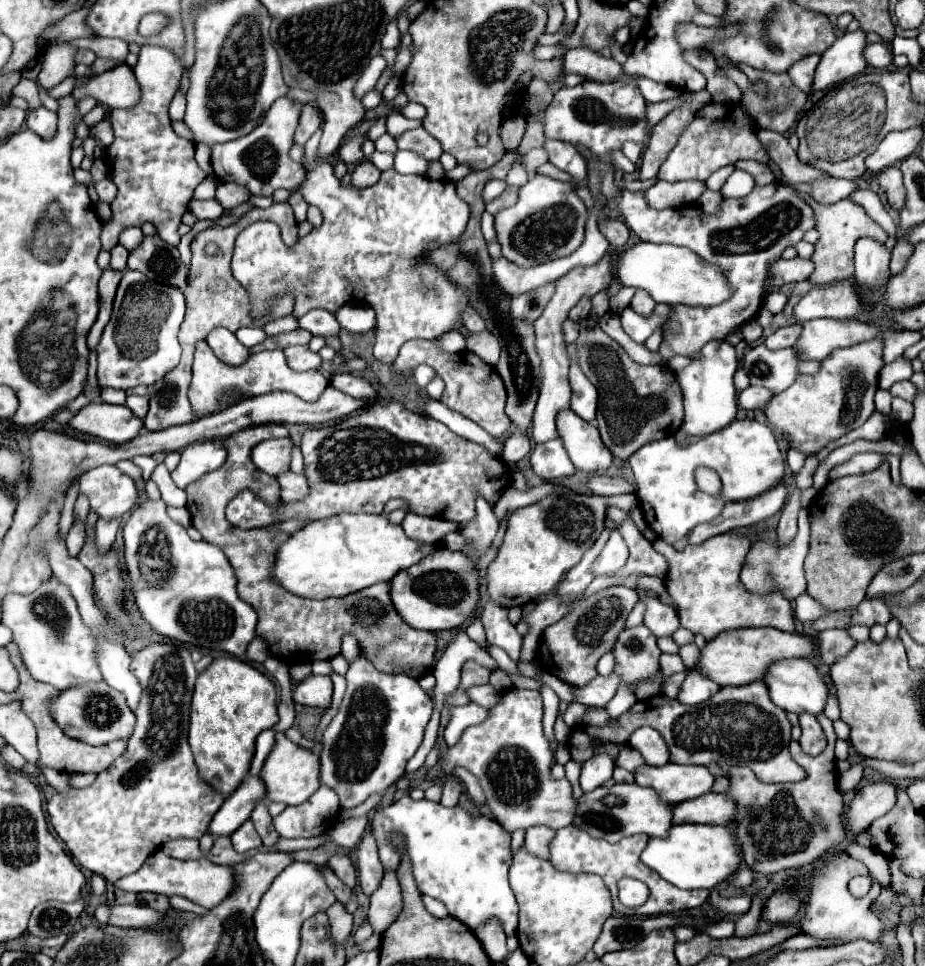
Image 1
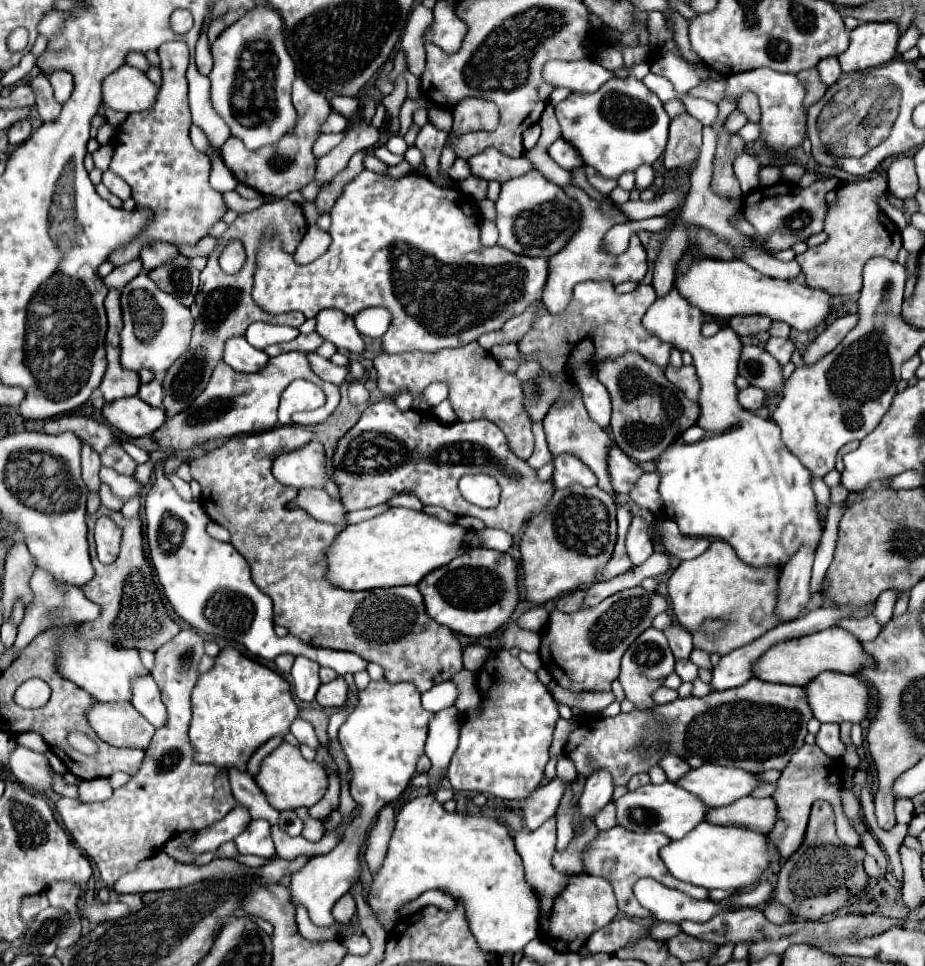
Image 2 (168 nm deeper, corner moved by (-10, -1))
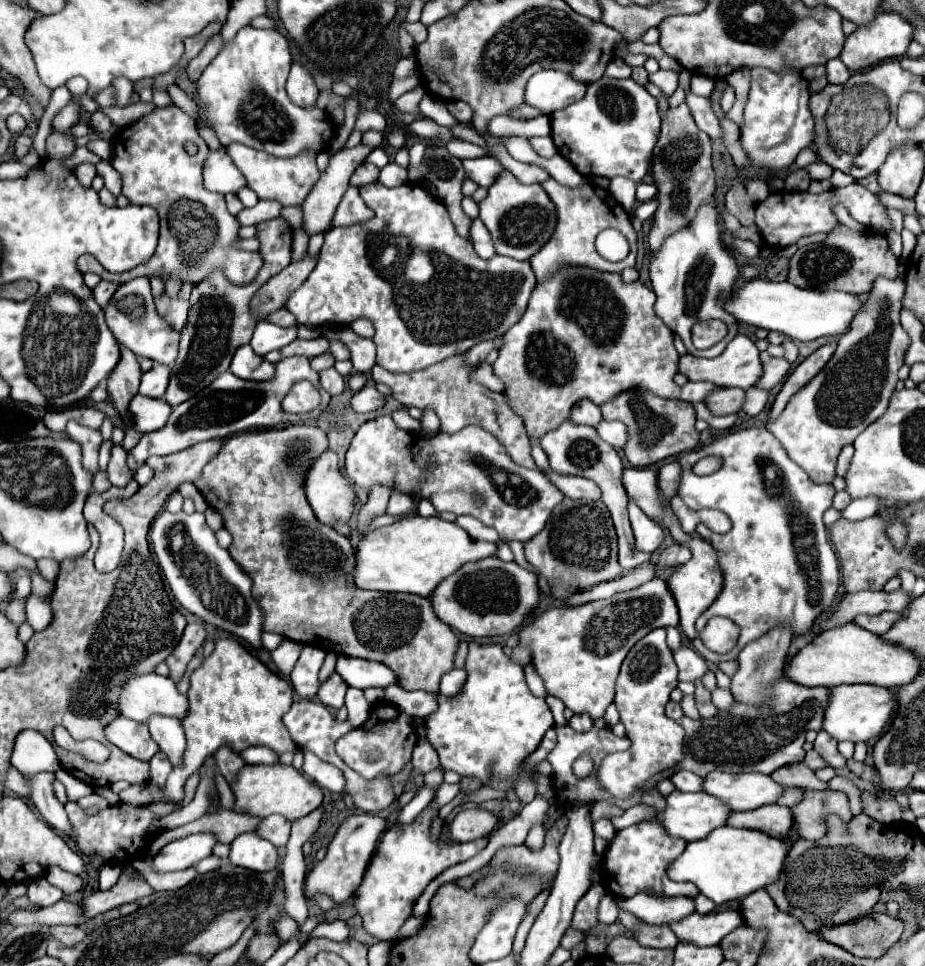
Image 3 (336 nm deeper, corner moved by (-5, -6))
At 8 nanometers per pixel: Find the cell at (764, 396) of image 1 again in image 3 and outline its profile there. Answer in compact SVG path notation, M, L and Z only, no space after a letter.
M723 388L705 400L705 404L715 414L737 414L741 412L743 402L745 402L745 390L741 388Z

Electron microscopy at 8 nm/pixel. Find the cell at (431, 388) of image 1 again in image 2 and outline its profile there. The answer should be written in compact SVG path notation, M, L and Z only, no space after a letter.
M445 399L433 409L434 416L443 423L450 424L457 421L457 416L452 409L452 406L448 399Z

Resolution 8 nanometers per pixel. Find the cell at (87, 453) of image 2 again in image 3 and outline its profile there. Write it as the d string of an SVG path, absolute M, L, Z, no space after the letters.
M69 422L67 426L67 434L71 440L81 444L81 452L83 452L83 468L89 470L91 474L97 474L97 454L99 454L99 446L103 442L101 432L99 430L89 430L77 422Z

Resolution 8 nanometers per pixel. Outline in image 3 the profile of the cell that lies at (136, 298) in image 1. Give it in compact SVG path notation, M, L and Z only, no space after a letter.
M135 278L131 282L121 284L113 294L109 306L105 308L105 318L107 318L109 330L119 340L119 344L129 348L137 356L137 360L149 358L165 366L171 366L175 362L181 334L173 330L173 326L163 316L157 314L147 278Z

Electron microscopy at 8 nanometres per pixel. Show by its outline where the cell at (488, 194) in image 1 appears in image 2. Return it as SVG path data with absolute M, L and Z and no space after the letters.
M486 149L486 151L470 157L468 165L472 169L472 175L486 179L486 181L500 181L500 183L520 177L532 169L532 165L526 157L510 159L502 153L498 153L496 149Z

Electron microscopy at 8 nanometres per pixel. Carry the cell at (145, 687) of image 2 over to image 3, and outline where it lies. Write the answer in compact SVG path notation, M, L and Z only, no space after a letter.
M153 714L147 720L147 726L149 726L153 740L159 744L159 750L163 750L169 756L173 766L179 766L181 754L185 750L185 734L183 734L181 722L171 716Z

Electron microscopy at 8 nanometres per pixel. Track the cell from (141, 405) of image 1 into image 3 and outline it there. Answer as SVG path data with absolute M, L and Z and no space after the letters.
M153 366L149 372L143 374L139 394L149 398L163 398L169 382L169 366Z

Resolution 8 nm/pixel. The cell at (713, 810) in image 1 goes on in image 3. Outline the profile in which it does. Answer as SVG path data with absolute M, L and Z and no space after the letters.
M767 804L749 812L731 812L727 826L733 828L751 828L771 834L773 838L785 838L793 826L791 810L779 804Z

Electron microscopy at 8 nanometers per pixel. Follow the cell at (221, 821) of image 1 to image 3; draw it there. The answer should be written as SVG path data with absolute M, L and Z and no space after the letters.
M211 832L191 834L187 838L169 842L153 860L153 868L157 872L173 872L195 866L199 860L213 854L213 846L217 844L217 836Z

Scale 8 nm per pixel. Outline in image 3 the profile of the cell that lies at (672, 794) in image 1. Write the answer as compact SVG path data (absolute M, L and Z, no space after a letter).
M713 772L703 778L703 792L721 798L731 810L755 810L757 806L773 804L783 786L765 774L721 774Z

